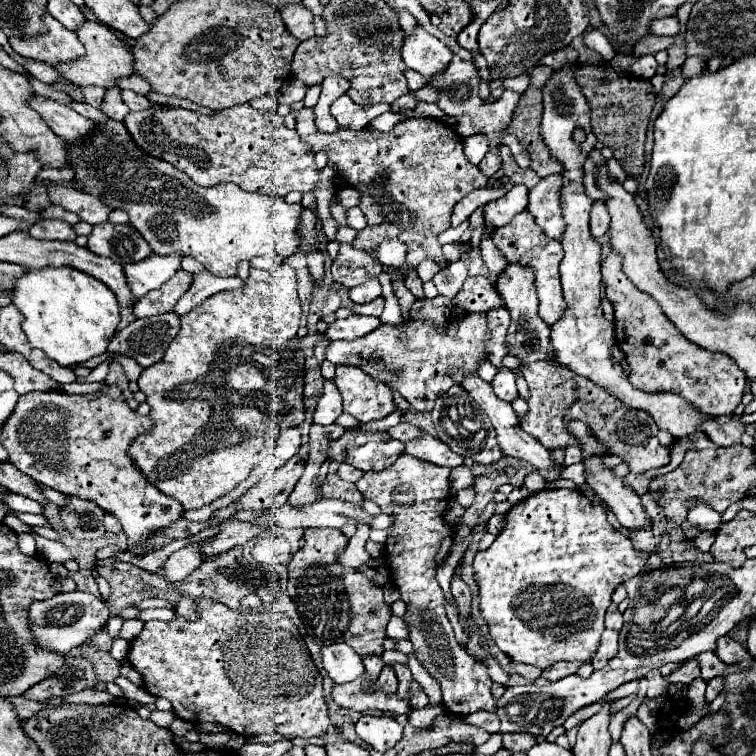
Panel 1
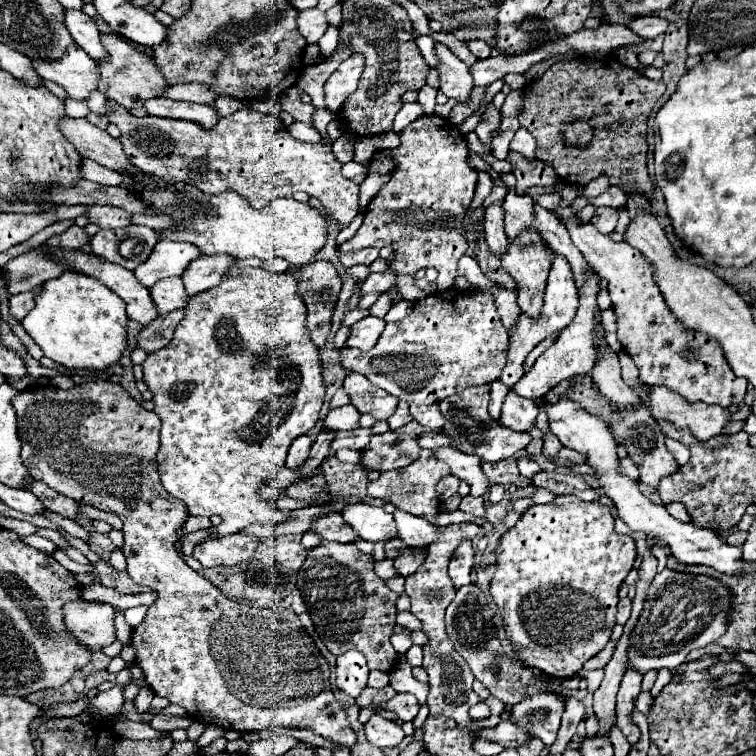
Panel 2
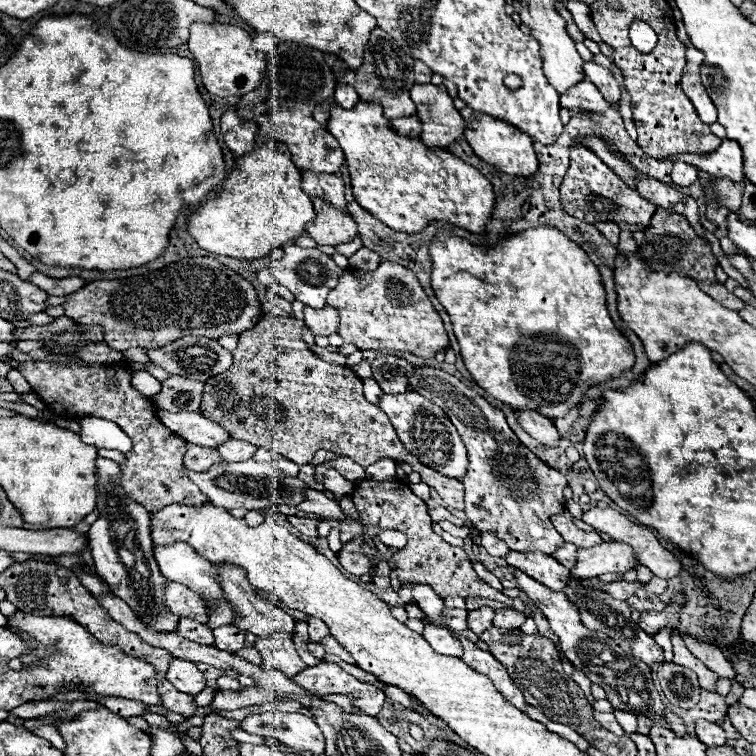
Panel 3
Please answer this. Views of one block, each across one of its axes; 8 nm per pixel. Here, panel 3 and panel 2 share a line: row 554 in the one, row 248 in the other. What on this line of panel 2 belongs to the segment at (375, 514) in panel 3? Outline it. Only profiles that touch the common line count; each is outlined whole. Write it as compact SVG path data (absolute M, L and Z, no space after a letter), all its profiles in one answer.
M422 116L414 120L400 132L402 144L394 150L384 150L384 154L392 154L396 162L396 170L390 182L372 198L364 212L364 222L358 232L346 240L338 250L342 252L358 252L362 248L382 248L392 246L394 260L389 264L390 269L396 274L396 286L404 300L418 302L426 298L421 289L412 286L414 274L420 268L436 268L440 290L448 290L454 284L458 274L458 260L468 250L468 240L464 236L464 214L472 204L474 188L476 188L476 170L472 170L466 162L468 158L468 144L464 134L454 126L450 120L442 120L438 116Z

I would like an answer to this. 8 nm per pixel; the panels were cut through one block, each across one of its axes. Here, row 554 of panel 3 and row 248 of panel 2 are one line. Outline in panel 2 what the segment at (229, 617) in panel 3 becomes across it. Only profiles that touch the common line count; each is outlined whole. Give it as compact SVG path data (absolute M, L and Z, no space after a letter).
M160 238L158 244L154 246L154 252L150 254L150 258L134 270L134 276L146 288L152 288L152 284L156 284L162 278L182 276L182 272L188 268L188 264L192 260L196 260L200 254L202 254L200 248L196 248L194 244Z

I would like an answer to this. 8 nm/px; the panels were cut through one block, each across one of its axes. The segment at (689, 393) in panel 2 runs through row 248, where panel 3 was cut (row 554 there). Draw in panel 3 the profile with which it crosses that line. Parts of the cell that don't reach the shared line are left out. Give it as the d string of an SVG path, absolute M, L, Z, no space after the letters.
M612 540L602 542L594 548L580 548L578 562L572 574L578 578L596 578L608 572L624 574L628 570L636 570L638 566L640 562L636 558L636 552L628 544Z

